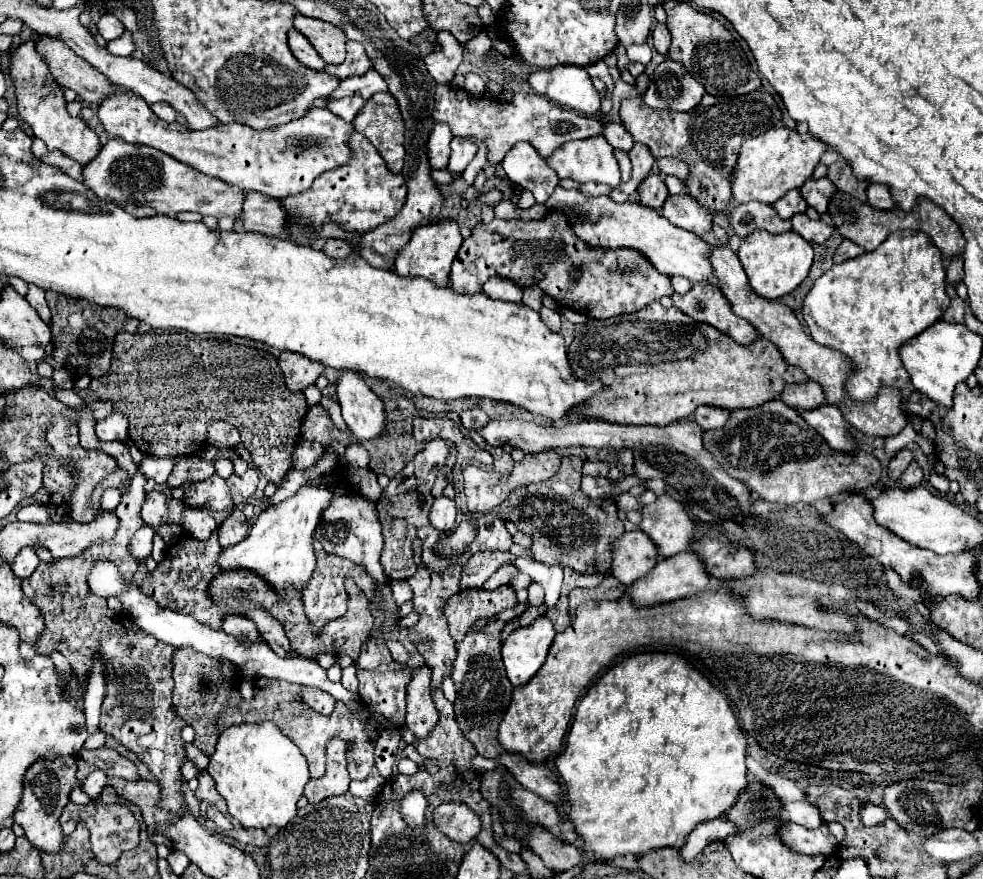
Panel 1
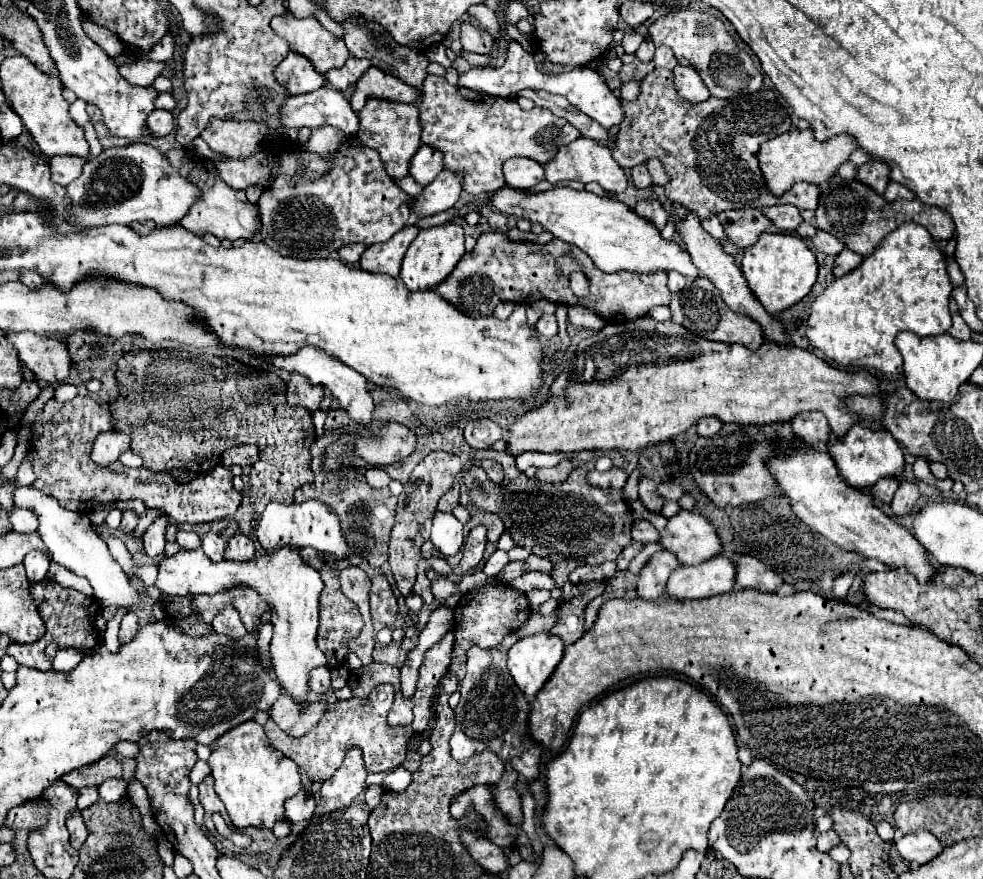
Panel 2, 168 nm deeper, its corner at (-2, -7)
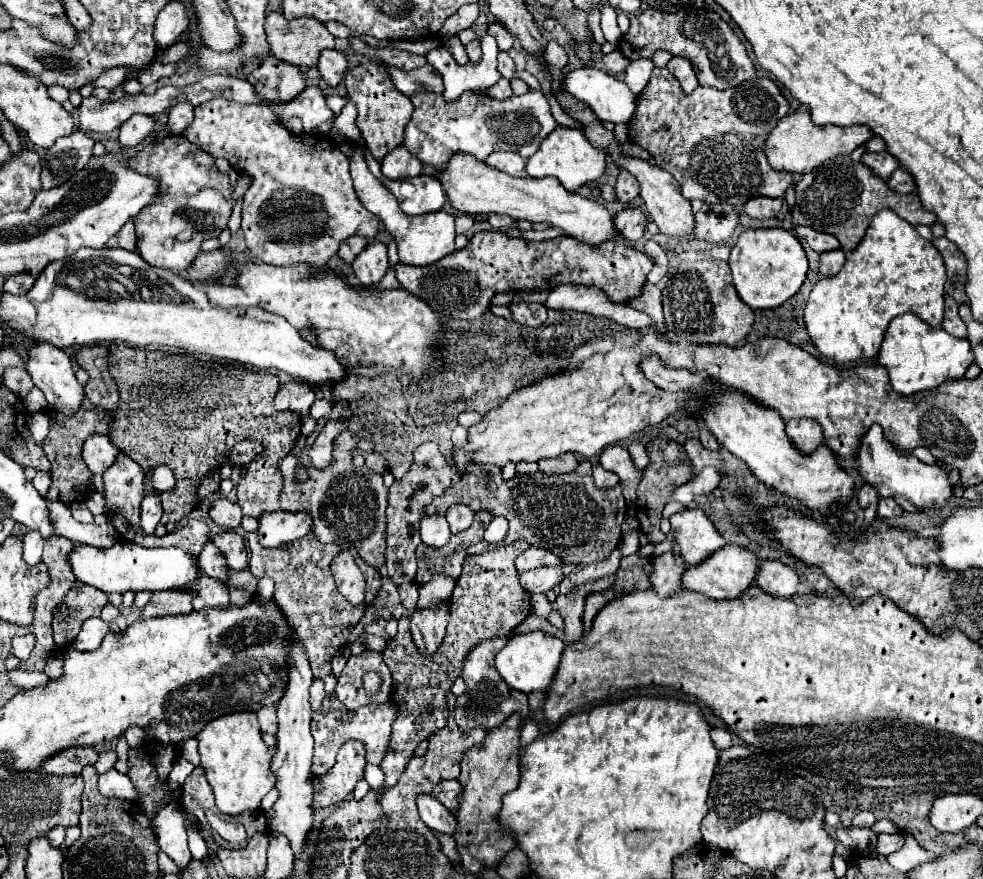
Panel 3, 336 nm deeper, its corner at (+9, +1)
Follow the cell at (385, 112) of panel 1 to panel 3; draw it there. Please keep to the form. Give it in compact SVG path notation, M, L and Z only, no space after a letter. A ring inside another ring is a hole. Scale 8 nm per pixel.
M365 62L365 64L359 64L357 68L349 70L347 78L345 78L345 86L347 86L349 98L357 106L357 122L355 124L361 130L361 136L363 136L369 152L373 154L373 158L377 162L381 162L383 156L387 152L395 150L397 146L401 146L401 142L405 138L405 126L413 114L411 98L401 94L395 88L395 84L387 72L387 66L383 62Z

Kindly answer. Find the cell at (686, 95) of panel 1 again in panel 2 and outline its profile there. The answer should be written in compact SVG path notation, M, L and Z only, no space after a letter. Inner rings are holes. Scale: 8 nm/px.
M676 66L672 70L672 74L674 74L674 88L684 100L690 100L692 104L698 104L698 102L704 102L706 98L710 98L710 92L702 84L702 80L700 80L700 76L694 68Z

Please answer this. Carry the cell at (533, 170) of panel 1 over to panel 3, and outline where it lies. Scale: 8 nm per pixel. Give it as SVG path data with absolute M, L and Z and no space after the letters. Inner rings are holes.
M493 152L485 160L485 164L491 166L491 168L497 168L497 170L509 174L509 176L515 176L515 178L527 176L525 174L525 158L521 158L515 152Z

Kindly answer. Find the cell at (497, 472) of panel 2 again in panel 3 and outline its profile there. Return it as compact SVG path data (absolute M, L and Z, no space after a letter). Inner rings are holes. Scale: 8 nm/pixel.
M487 510L476 512L475 522L467 530L452 535L449 543L441 548L431 548L425 544L419 544L417 558L419 558L419 570L417 570L417 584L425 584L435 574L447 574L453 580L459 578L463 560L467 558L465 548L483 540L483 535L492 514Z

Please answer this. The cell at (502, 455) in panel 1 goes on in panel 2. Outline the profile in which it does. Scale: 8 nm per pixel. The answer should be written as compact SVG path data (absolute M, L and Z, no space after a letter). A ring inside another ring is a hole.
M492 448L484 450L484 458L492 458L504 468L504 484L486 482L490 492L488 512L496 514L514 538L518 546L548 558L554 564L550 576L556 588L562 588L570 570L582 564L602 564L606 560L616 560L620 552L632 542L632 512L626 504L622 490L598 490L586 482L586 468L576 466L564 484L538 484L526 478L514 464L514 456L508 452L496 452ZM516 496L516 498L514 498ZM530 530L530 532L528 532ZM530 534L530 536L528 536Z

